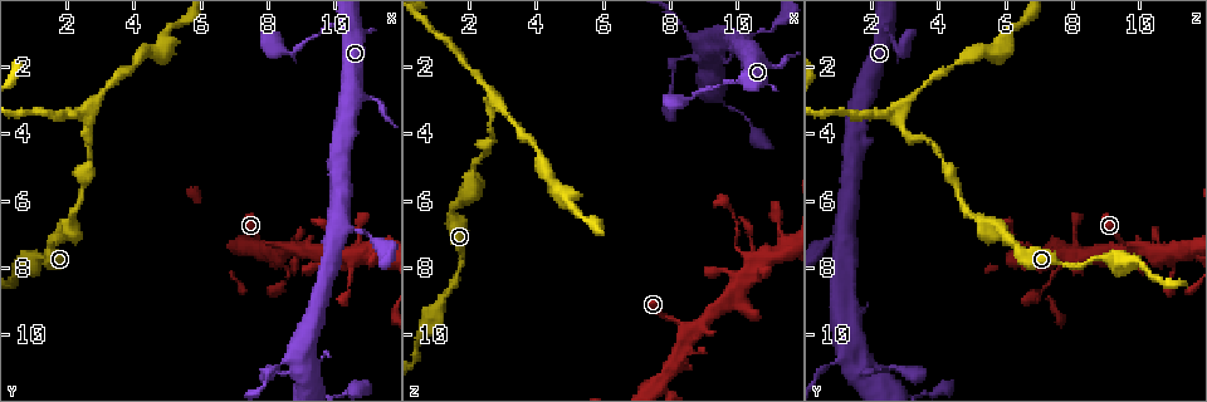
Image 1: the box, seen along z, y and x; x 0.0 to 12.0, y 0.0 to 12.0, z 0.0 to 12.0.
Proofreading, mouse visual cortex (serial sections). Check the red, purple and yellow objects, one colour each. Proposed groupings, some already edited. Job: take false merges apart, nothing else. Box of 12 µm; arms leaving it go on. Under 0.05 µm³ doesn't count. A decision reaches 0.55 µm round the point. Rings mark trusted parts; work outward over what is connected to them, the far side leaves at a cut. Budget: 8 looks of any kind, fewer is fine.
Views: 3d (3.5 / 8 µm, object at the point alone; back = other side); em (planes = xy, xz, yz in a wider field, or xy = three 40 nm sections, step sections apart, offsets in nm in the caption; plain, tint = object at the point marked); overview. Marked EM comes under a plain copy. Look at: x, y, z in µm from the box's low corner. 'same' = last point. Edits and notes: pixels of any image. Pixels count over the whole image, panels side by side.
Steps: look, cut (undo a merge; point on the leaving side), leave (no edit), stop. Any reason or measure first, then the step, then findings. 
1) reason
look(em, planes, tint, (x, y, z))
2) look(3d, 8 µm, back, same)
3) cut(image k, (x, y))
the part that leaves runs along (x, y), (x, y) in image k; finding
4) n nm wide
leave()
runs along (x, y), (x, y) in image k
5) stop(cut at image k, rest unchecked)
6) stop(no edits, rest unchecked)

look(3d, 3.5 µm, (8.8, 10.6, 1.2))

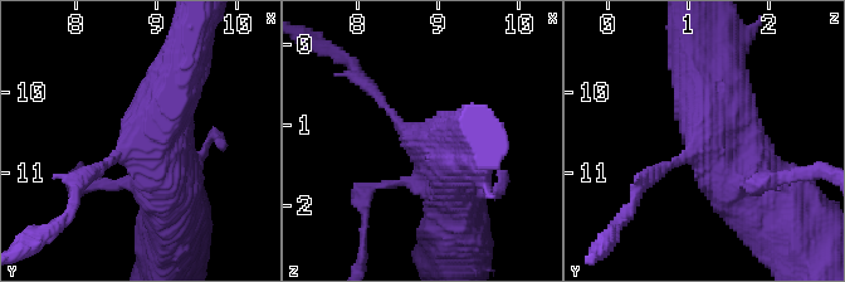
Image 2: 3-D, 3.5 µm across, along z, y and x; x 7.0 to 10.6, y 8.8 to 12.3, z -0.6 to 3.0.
look(em, planes, tint, (8.80, 10.60, 1.20))

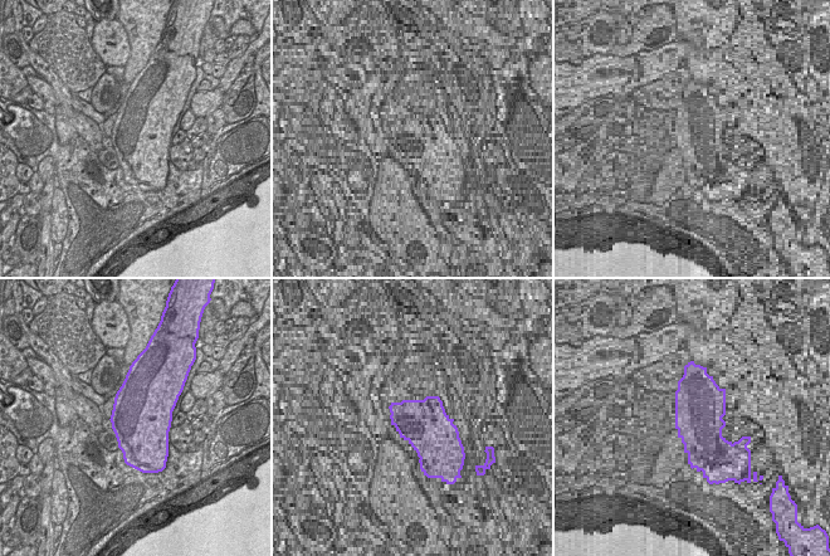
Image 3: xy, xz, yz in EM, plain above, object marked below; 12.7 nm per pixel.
leave()
runs along (708, 101), (747, 181), (805, 228) in image 2; continuous, no second cell

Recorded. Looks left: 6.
arms part here
look(3d, 3.5 µm, back, (2.7, 3.4, 2.9))

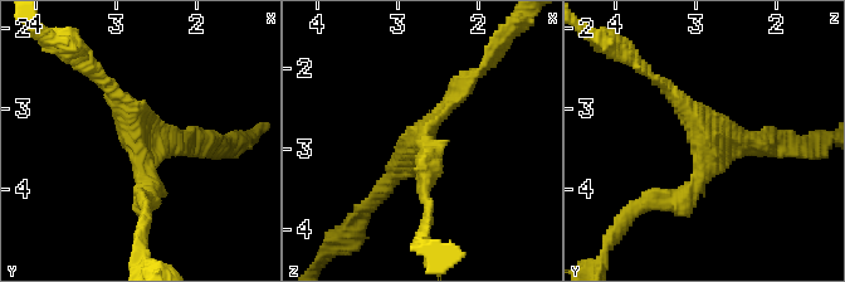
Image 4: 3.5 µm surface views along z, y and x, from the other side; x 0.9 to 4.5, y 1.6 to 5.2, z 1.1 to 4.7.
3 arms; arms of 200, 200, 300 nm; now the EM
look(em, xy, step 5, tint, (2.80, 3.40, 2.90))

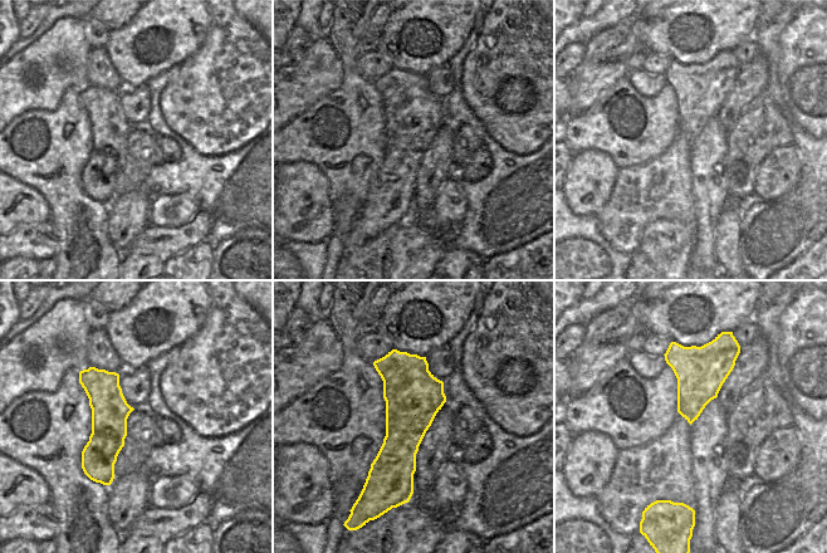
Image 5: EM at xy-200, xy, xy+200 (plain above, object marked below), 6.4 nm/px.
360 nm wide
leave()
runs along (396, 353), (400, 448), (392, 502) in image 5; one cell here

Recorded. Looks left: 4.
small branch off a trunk
look(3d, 3.5 µm, back, (8.4, 7.3, 9.7))

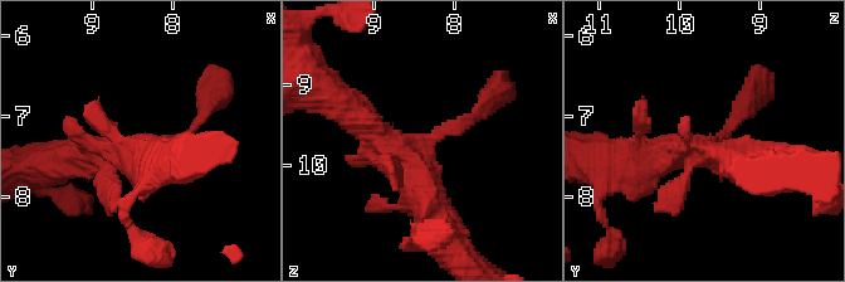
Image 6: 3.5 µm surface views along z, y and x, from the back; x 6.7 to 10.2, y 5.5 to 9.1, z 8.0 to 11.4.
look(em, xy, step 5, tint, same)

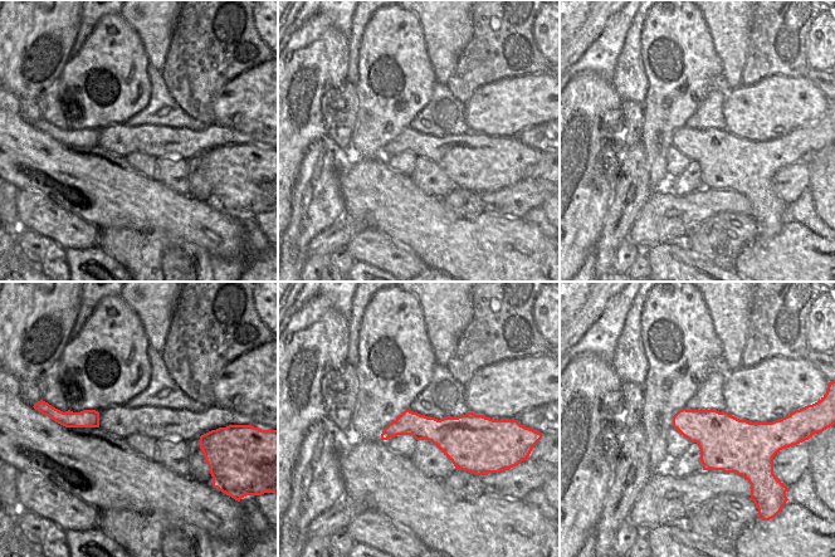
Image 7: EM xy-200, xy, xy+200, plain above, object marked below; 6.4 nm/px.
leave()
runs along (204, 111), (177, 139), (69, 161) in image 6; continuous, no second cell

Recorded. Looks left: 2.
side arm on a straight run
look(3d, 3.5 µm, (10.5, 7.7, 7.8))

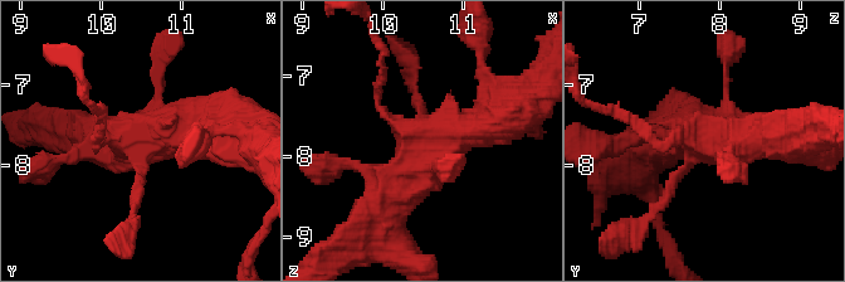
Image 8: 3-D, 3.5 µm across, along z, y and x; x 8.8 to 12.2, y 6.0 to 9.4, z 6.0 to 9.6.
shape alone is not enough
look(em, xy, step 5, tint, (10.45, 7.65, 7.80))

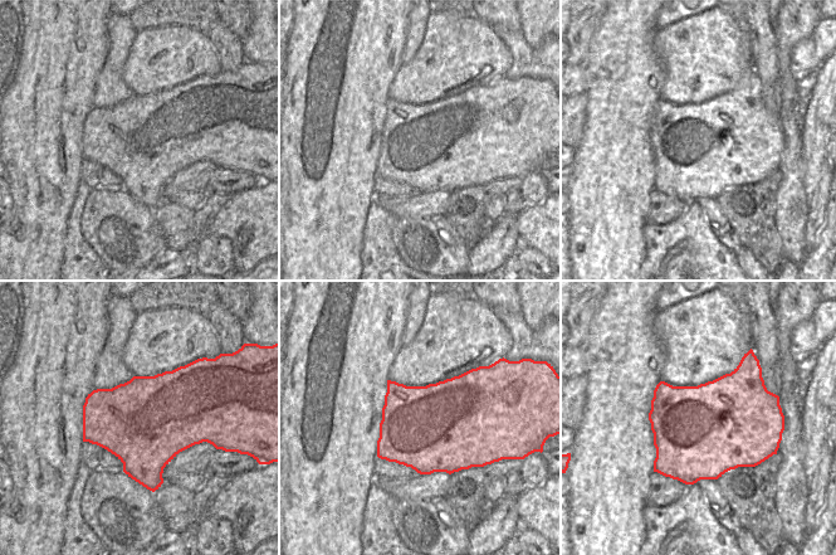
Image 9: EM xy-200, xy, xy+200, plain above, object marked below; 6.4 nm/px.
leave()
runs along (367, 229), (418, 145), (483, 130) in image 8; all the same cell

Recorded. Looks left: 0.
stop(no edits, rest unchecked)

